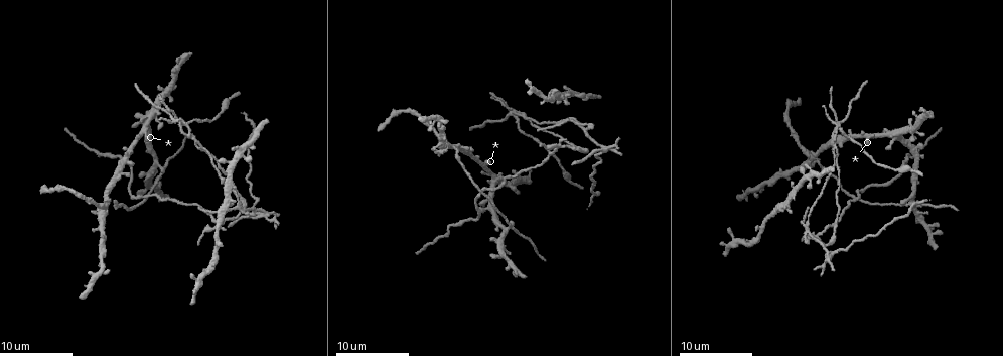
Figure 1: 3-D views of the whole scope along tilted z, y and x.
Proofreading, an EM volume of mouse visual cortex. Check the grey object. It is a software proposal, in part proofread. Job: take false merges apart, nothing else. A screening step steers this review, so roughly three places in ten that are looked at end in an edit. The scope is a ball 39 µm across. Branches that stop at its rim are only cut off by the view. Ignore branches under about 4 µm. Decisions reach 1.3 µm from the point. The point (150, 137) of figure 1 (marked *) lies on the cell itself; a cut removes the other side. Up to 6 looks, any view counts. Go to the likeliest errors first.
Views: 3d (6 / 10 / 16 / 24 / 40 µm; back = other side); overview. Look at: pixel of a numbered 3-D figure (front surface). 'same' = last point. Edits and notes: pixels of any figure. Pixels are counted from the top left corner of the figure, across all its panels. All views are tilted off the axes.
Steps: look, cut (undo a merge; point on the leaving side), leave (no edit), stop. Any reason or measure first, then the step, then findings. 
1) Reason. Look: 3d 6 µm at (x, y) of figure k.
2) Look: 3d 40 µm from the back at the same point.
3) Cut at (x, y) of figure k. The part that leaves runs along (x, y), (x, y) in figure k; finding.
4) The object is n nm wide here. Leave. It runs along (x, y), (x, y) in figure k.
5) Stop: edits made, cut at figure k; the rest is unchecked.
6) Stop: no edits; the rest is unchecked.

Four or more arms meet. Look: 3d 10 µm at (839, 125) of figure 1.

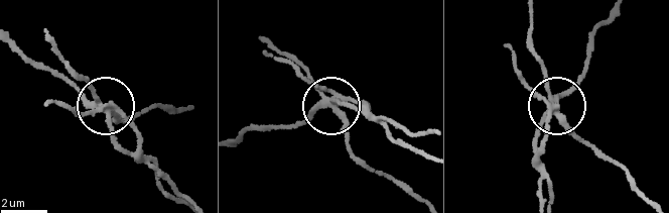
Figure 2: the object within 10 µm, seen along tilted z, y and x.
Look: 3d 6 µm at (555, 108) of figure 2.

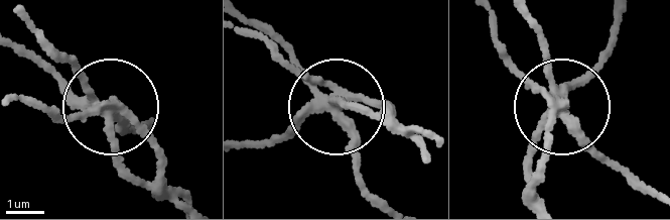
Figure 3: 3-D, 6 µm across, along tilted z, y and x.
Cut at (66, 122) of figure 3. The part that leaves runs along (322, 104), (415, 132) in figure 3; a second cell is stuck on.

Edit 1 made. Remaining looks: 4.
Look: overview.

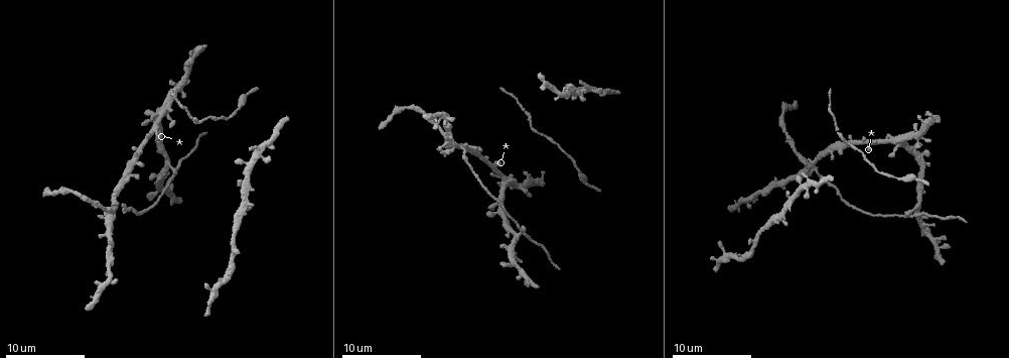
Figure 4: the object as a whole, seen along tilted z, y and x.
Calibre changes. Look: 3d 10 µm at (855, 209) of figure 4.

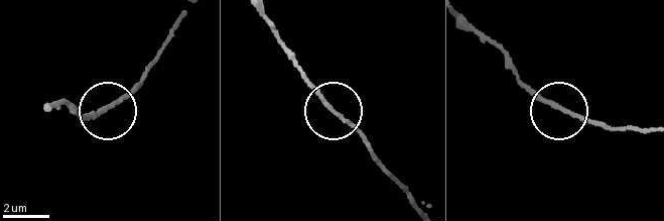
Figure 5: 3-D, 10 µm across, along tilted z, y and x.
Leave. It runs along (651, 131), (596, 124), (547, 104), (511, 66) in figure 5; one cell here.

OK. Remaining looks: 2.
A fork. Look: 3d 10 µm at (808, 166) of figure 4.

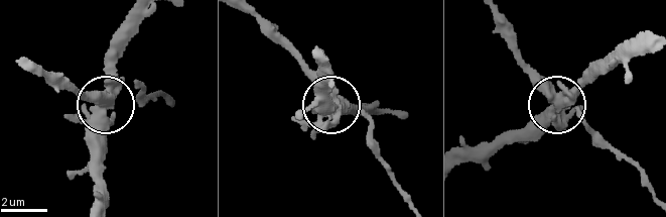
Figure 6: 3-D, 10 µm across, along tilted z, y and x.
Cut at (308, 73) of figure 6. The part that leaves runs along (331, 95), (259, 20), (241, 10) in figure 6; a second cell is stuck on.

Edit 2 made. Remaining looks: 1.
Stop: edits made, cut at figure 3, cut at figure 6; the rest is unchecked.

